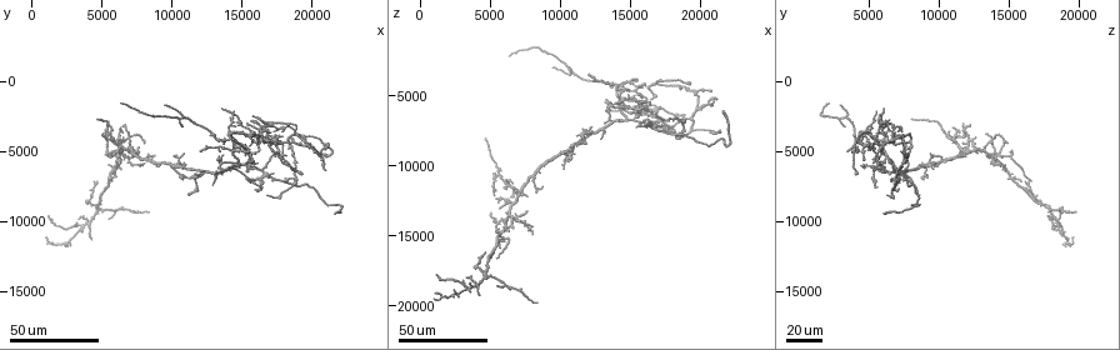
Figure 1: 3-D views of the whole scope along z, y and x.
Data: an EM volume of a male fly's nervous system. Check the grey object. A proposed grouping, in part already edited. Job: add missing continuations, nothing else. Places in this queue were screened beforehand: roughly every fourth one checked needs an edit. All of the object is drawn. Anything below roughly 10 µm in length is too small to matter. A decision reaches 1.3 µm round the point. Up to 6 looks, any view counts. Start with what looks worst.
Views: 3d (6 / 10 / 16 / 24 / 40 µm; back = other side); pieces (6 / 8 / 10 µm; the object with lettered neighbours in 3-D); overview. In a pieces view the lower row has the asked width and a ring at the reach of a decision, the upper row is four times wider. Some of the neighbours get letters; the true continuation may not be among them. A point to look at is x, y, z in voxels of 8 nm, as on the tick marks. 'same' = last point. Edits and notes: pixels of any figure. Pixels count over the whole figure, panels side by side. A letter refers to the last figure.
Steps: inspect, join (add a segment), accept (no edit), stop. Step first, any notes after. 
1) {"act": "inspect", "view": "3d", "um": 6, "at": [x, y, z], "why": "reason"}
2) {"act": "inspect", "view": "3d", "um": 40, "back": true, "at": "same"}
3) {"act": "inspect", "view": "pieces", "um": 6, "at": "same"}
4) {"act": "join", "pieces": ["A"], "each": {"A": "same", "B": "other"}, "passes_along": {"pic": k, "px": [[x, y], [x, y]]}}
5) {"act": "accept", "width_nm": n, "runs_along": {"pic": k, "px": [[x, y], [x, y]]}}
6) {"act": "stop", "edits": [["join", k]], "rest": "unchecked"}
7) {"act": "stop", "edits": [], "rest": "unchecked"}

{"act": "inspect", "view": "3d", "um": 40, "at": [21600, 9200, 6200]}

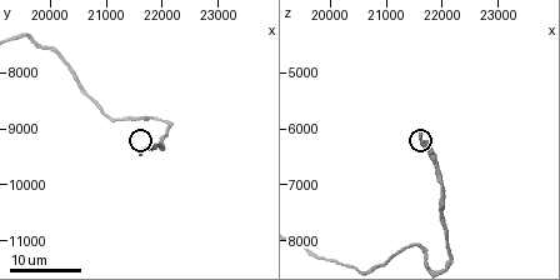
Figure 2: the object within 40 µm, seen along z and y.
{"act": "inspect", "view": "pieces", "um": 6, "at": [21650, 9400, 6100]}

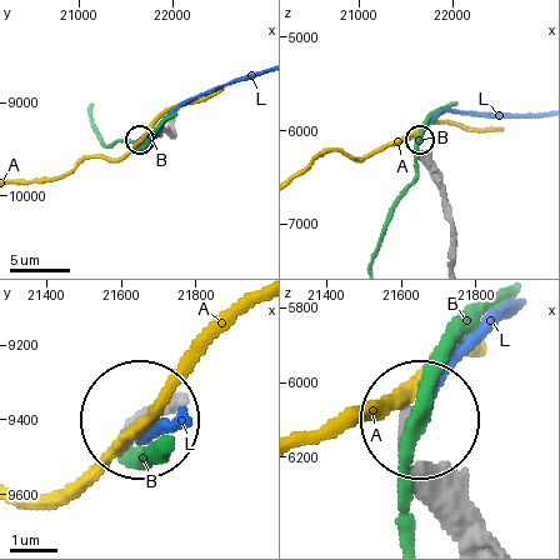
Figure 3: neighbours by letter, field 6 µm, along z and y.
{"act": "accept", "width_nm": 230, "each": {"A": "other", "B": "other", "L": "other"}, "runs_along": {"pic": 3, "px": [[453, 256], [453, 224], [441, 176], [419, 141]]}, "found": "none of them fits"}

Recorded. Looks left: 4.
{"act": "inspect", "view": "3d", "um": 40, "at": [19000, 6400, 7400], "why": "end of a long branch"}

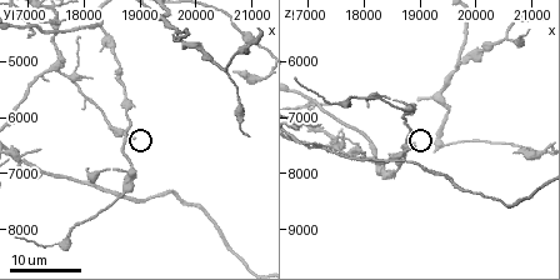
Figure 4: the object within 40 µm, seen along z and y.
{"act": "inspect", "view": "pieces", "um": 10, "at": [18900, 6350, 7550]}

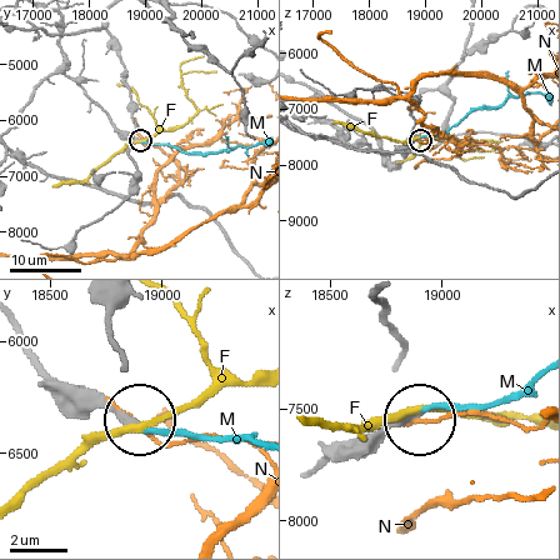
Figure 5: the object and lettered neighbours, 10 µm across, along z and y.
{"act": "join", "pieces": ["M"], "width_nm": 210, "each": {"F": "other", "M": "same", "N": "other"}, "passes_along": {"pic": 5, "px": [[120, 130], [141, 143], [169, 144], [190, 153], [245, 146]]}, "found": "the cell continues"}

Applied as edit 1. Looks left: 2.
{"act": "stop", "edits": [["join", 5]], "rest": "unchecked"}

